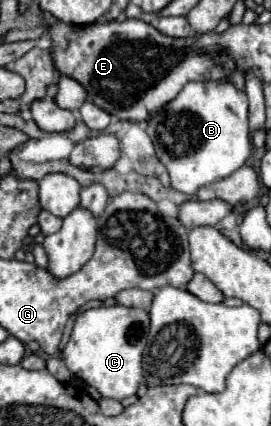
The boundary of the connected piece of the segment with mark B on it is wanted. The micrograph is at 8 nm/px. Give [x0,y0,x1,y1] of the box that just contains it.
[146,80,250,196]

